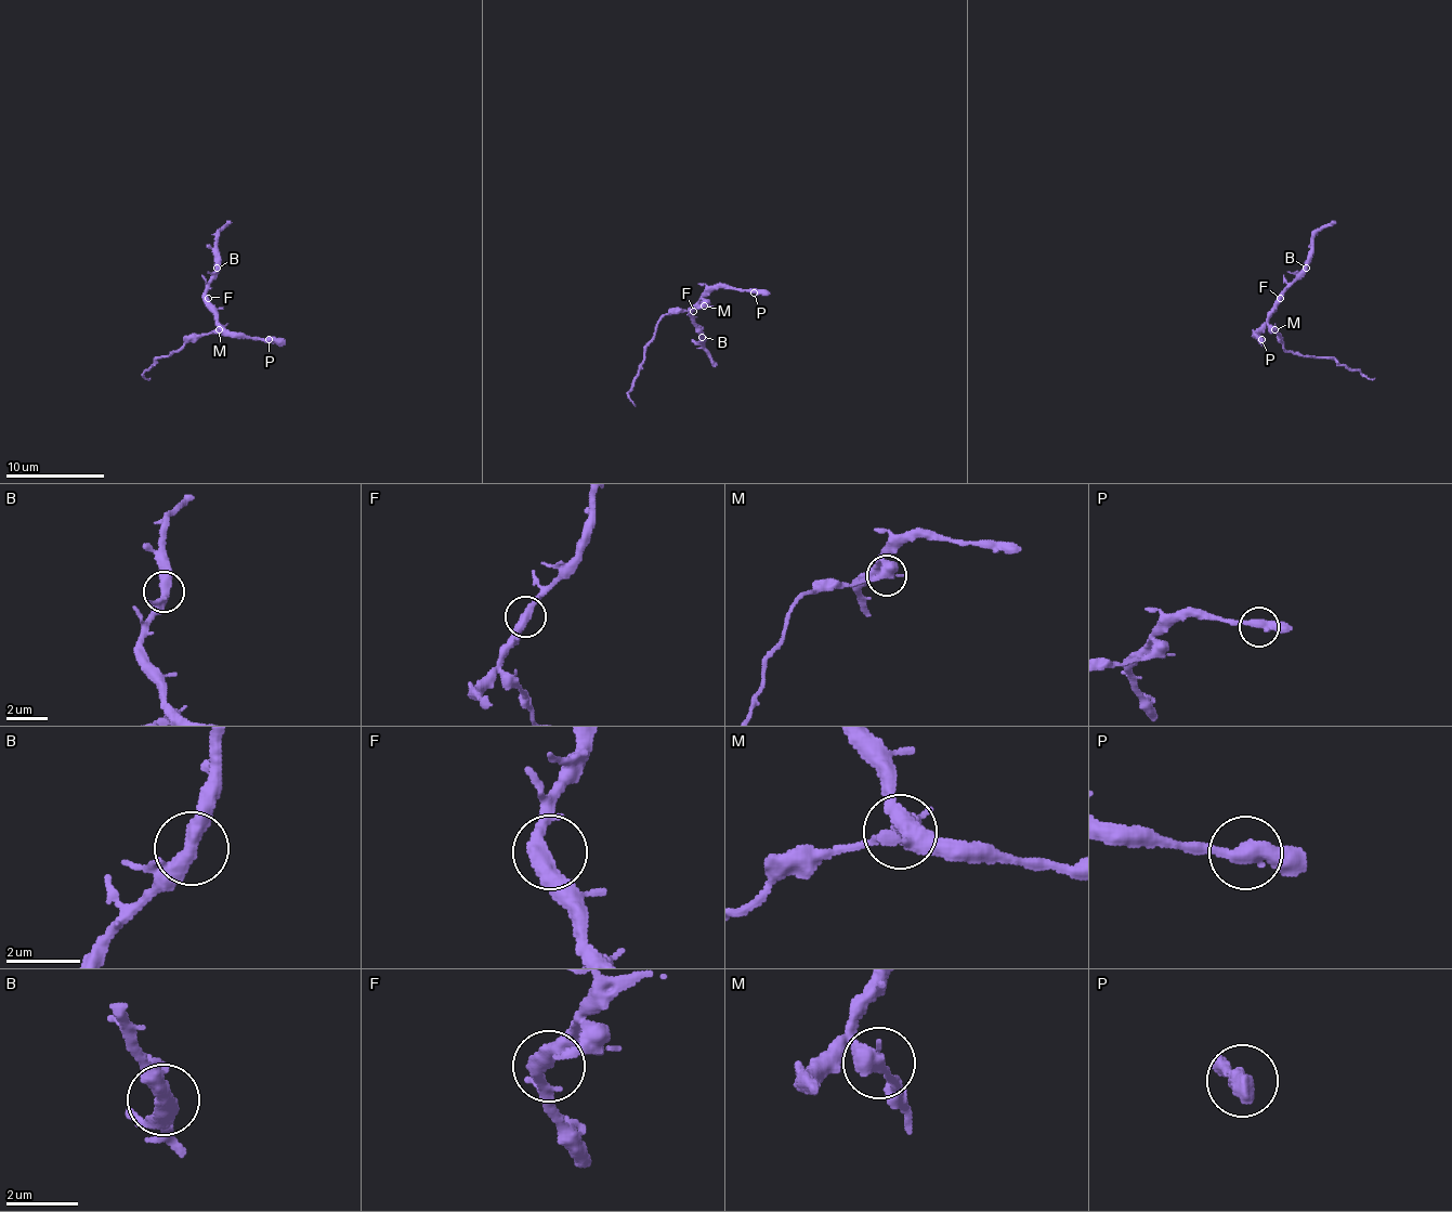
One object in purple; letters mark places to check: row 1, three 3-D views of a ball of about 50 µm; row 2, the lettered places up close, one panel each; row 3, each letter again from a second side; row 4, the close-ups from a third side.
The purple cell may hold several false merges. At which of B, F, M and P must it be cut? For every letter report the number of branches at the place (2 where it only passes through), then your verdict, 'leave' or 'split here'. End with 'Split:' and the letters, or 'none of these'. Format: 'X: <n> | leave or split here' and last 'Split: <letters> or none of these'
B: 2 | leave
F: 2 | leave
M: 2 | split here
P: 2 | leave
Split: M

